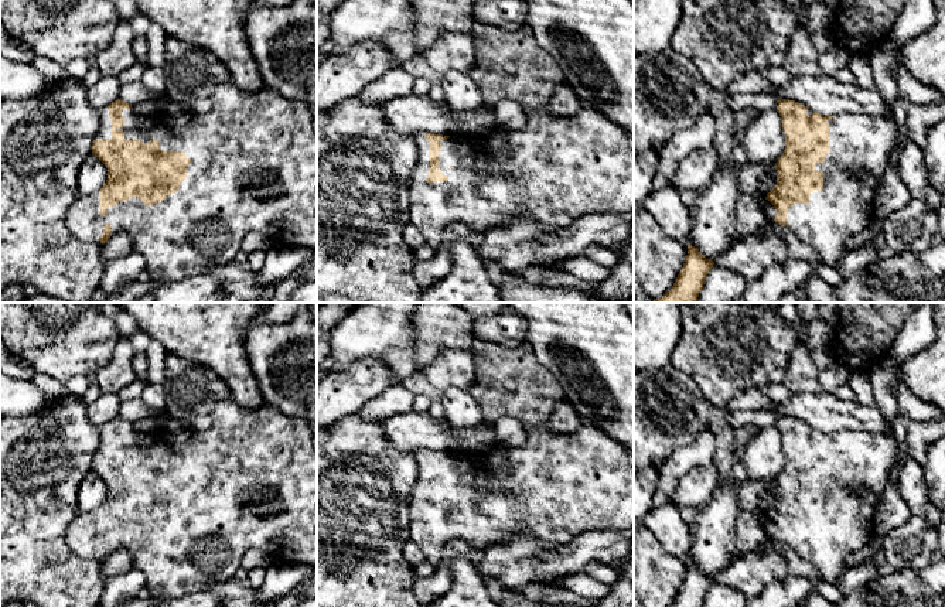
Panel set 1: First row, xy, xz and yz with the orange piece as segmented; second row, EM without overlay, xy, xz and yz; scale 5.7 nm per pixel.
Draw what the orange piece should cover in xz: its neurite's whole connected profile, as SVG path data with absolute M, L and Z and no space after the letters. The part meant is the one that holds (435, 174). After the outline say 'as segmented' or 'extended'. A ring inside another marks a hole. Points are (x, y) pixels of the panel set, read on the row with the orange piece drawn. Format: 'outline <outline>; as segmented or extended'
outline M523 106L526 126L518 132L492 127L477 137L453 139L433 133L413 136L417 164L409 188L410 224L433 249L441 248L443 231L450 224L465 224L472 233L487 235L514 219L529 215L546 233L566 228L589 214L628 214L634 211L634 144L631 136L597 110L583 106L574 116L559 117L546 108Z; extended

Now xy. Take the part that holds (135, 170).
outline M233 82L221 83L212 95L212 108L205 113L192 113L188 109L173 117L163 112L154 116L141 116L132 105L117 99L99 110L99 130L92 144L92 154L108 168L103 187L86 197L78 197L66 211L65 224L81 242L105 243L112 235L126 232L133 250L146 260L149 277L158 282L178 282L205 274L214 266L228 265L242 250L243 238L249 232L265 233L273 245L301 246L317 250L317 123L304 100L287 99L276 91L263 88L257 92L240 91Z; extended

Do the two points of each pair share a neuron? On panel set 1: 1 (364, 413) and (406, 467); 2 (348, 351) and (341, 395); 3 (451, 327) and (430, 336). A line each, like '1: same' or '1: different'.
1: different
2: different
3: same

